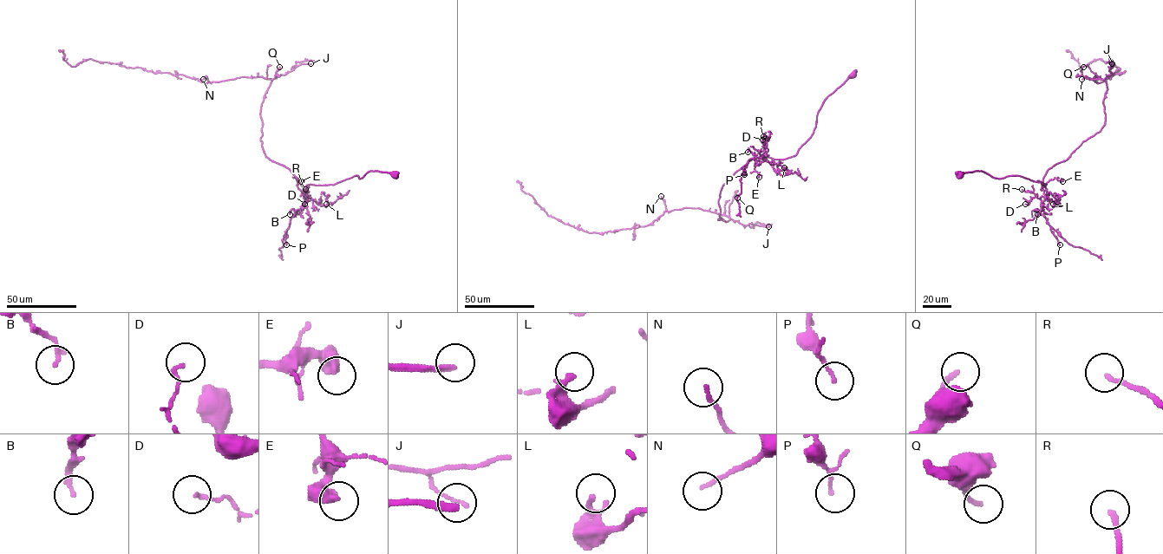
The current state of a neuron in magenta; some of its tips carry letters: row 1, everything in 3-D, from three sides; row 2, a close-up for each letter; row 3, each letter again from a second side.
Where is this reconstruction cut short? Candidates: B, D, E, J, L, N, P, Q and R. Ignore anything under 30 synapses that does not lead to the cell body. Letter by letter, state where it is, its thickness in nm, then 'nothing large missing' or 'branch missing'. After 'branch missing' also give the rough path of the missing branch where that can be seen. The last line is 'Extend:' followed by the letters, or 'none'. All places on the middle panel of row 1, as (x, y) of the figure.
B: place (748, 152); calibre 150 nm; nothing large missing
D: place (762, 140); calibre 130 nm; nothing large missing
E: place (759, 177); calibre 550 nm; nothing large missing
J: place (768, 226); calibre 240 nm; branch missing; course (768, 226), (780, 231), (800, 230), (811, 226), (834, 212), (847, 192), (861, 190), (863, 181)
L: place (784, 167); calibre 140 nm; nothing large missing
N: place (661, 196); calibre 140 nm; nothing large missing
P: place (744, 174); calibre 90 nm; nothing large missing
Q: place (737, 198); calibre 160 nm; nothing large missing
R: place (763, 136); calibre 170 nm; nothing large missing
Extend: J

